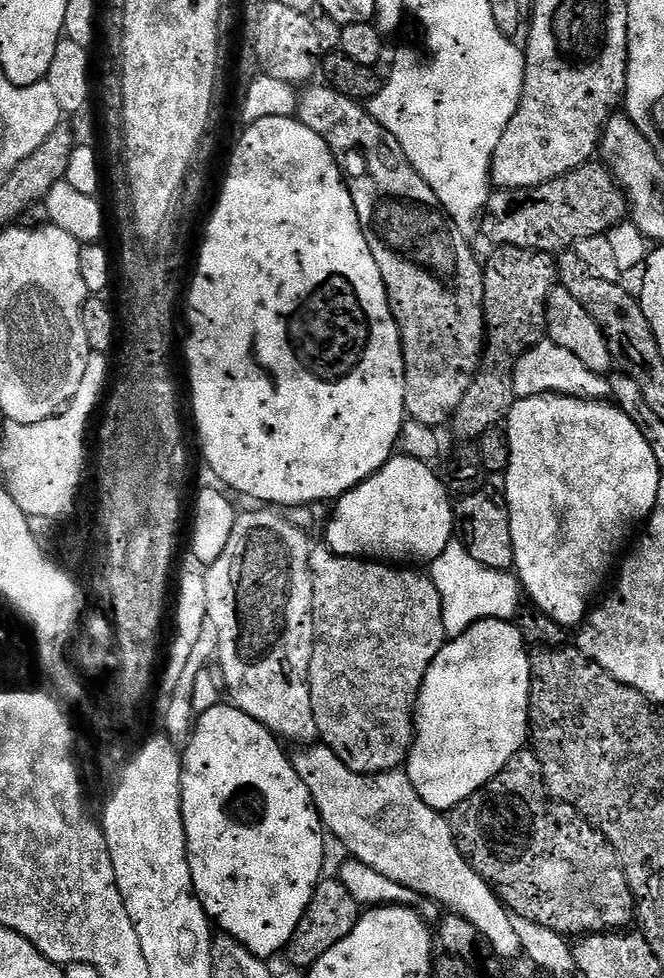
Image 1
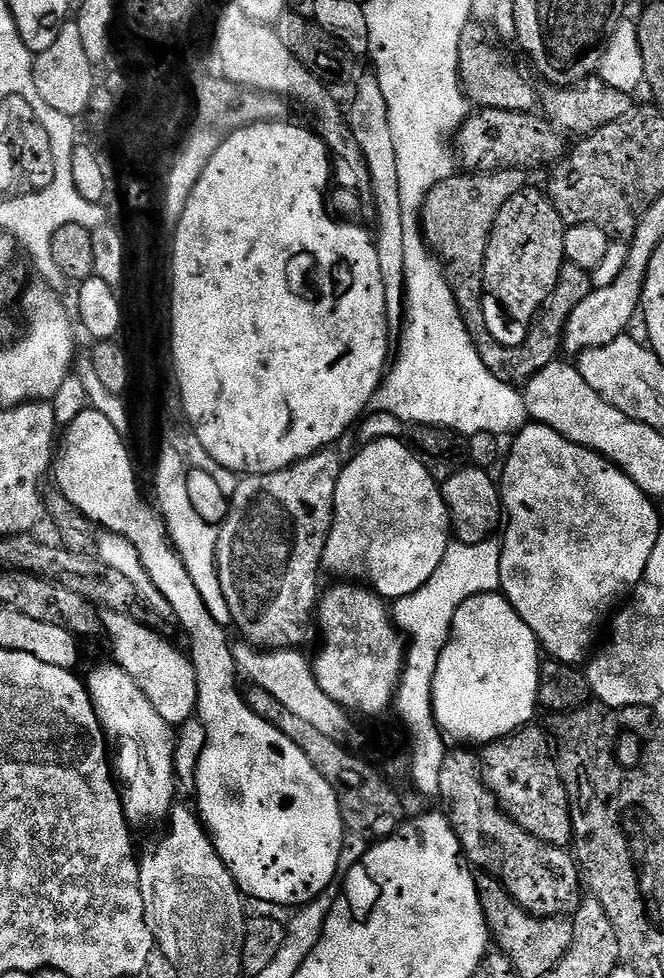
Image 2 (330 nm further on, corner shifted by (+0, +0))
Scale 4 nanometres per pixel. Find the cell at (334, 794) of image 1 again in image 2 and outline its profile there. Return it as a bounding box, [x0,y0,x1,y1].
[103,611,196,726]

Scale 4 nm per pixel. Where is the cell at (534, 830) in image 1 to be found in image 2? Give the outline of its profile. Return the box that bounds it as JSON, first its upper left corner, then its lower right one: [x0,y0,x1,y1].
[478,726,573,846]

